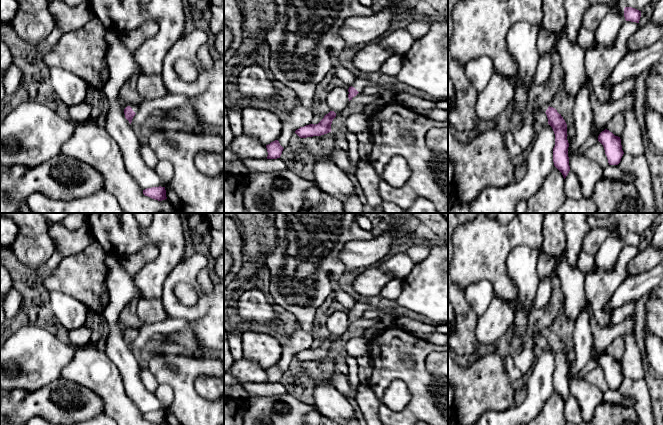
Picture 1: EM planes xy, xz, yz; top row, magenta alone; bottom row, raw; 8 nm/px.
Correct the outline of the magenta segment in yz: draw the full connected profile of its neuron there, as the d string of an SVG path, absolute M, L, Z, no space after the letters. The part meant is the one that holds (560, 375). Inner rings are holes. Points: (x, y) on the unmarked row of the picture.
M543 328L540 333L546 337L548 348L555 358L555 370L553 372L554 390L562 397L564 403L570 395L567 364L567 348L561 338L549 328Z

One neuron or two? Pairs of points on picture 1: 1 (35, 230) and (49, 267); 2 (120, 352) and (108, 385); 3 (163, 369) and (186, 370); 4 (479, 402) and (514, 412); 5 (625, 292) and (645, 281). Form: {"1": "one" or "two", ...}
{"1": "two", "2": "two", "3": "one", "4": "two", "5": "one"}

